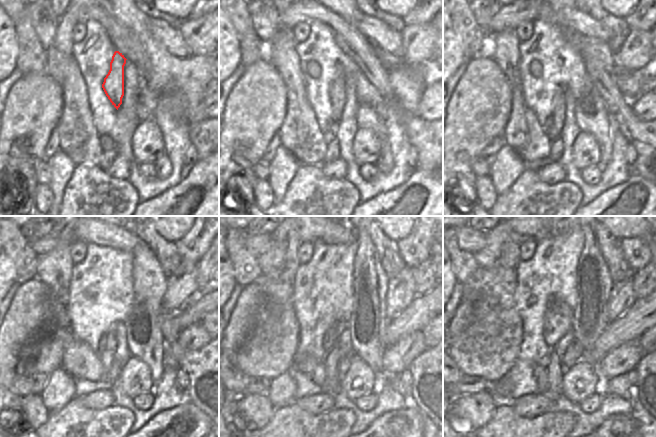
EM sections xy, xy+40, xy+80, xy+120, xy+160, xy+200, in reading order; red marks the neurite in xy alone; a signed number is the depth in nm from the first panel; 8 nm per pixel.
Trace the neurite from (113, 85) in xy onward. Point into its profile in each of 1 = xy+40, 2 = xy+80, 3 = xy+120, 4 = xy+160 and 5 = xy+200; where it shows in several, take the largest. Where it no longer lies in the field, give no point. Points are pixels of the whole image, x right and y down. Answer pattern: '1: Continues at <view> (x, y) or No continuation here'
1: Continues at xy+40 (337, 89)
2: Continues at xy+80 (553, 132)
3: Continues at xy+120 (106, 357)
4: Continues at xy+160 (330, 361)
5: Continues at xy+200 (554, 366).

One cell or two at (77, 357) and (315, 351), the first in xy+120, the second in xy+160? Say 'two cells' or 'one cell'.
two cells

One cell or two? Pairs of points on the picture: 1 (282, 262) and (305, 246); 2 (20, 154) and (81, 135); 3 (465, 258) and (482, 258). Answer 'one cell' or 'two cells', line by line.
1: two cells
2: two cells
3: two cells

